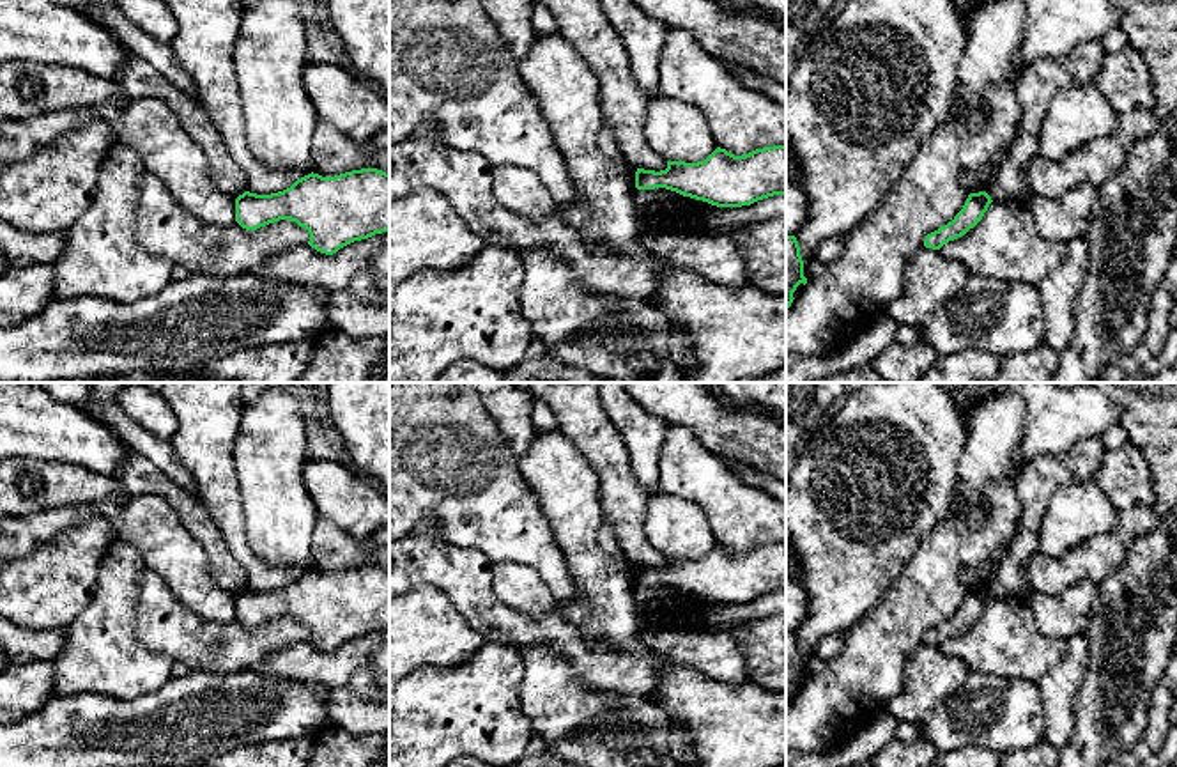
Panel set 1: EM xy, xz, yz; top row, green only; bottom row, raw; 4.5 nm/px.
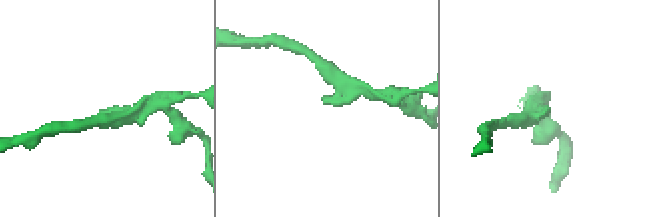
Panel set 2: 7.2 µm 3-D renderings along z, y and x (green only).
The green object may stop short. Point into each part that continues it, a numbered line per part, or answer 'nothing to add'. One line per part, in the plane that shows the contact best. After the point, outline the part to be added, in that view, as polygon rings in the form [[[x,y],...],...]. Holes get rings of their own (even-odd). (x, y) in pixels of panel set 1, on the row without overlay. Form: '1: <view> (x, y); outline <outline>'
nothing to add

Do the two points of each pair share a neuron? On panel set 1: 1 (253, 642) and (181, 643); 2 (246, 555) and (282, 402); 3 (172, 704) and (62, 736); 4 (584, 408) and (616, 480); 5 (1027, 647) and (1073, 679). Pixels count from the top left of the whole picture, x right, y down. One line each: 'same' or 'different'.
1: same
2: different
3: same
4: same
5: different

